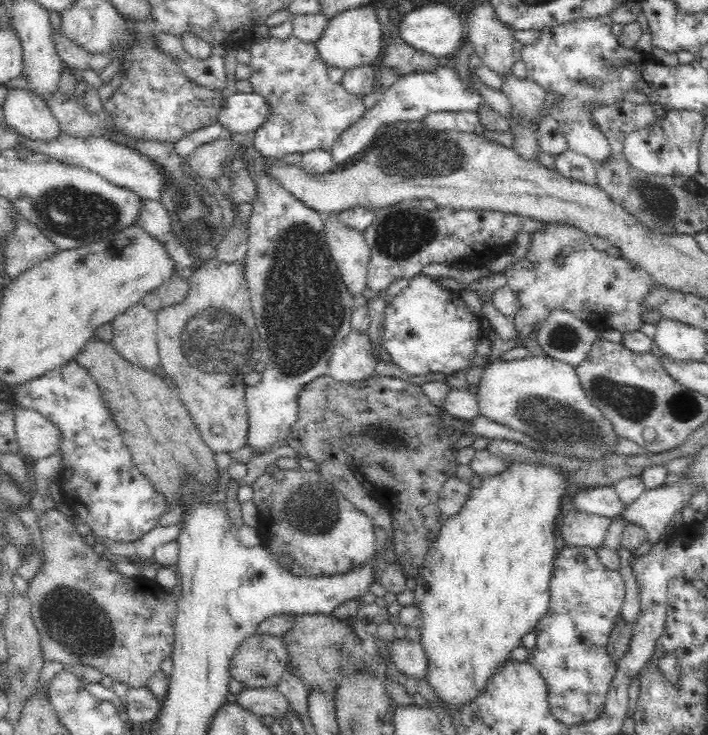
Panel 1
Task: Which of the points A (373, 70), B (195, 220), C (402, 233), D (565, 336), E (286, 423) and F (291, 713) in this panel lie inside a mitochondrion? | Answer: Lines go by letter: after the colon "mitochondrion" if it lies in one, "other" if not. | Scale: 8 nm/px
A: other
B: mitochondrion
C: mitochondrion
D: mitochondrion
E: other
F: other

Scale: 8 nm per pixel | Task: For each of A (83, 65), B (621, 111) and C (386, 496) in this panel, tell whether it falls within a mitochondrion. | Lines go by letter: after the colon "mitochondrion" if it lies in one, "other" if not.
A: other
B: other
C: other

